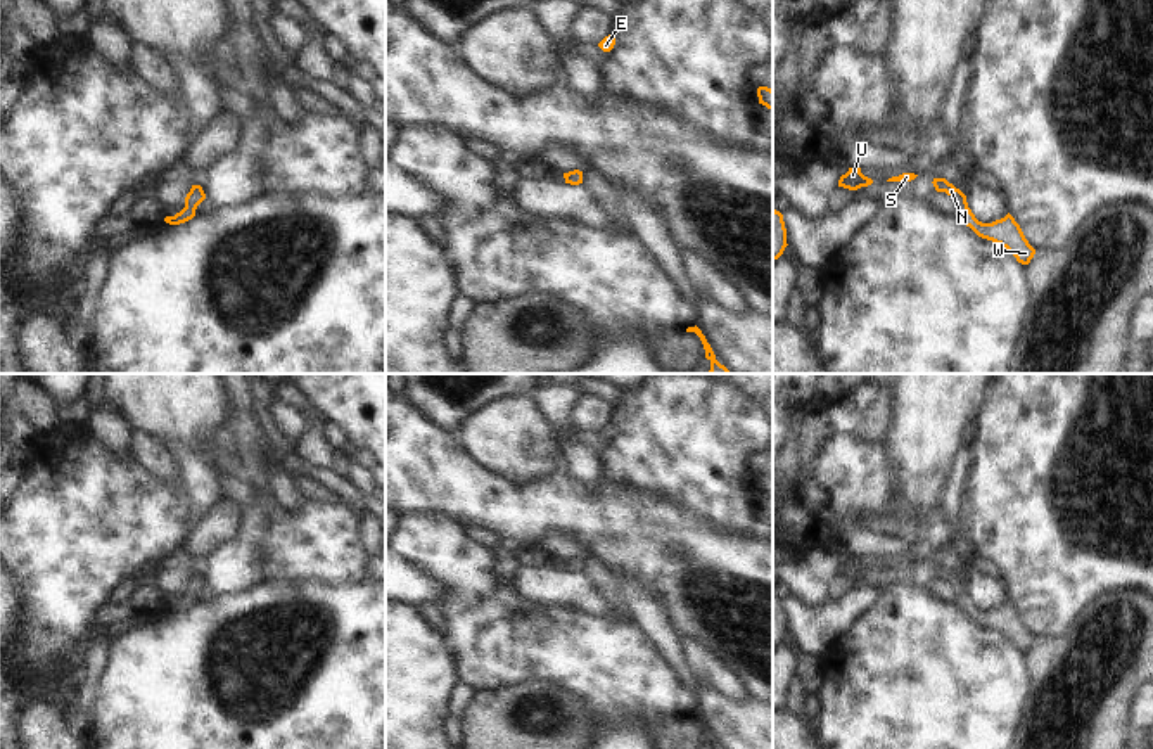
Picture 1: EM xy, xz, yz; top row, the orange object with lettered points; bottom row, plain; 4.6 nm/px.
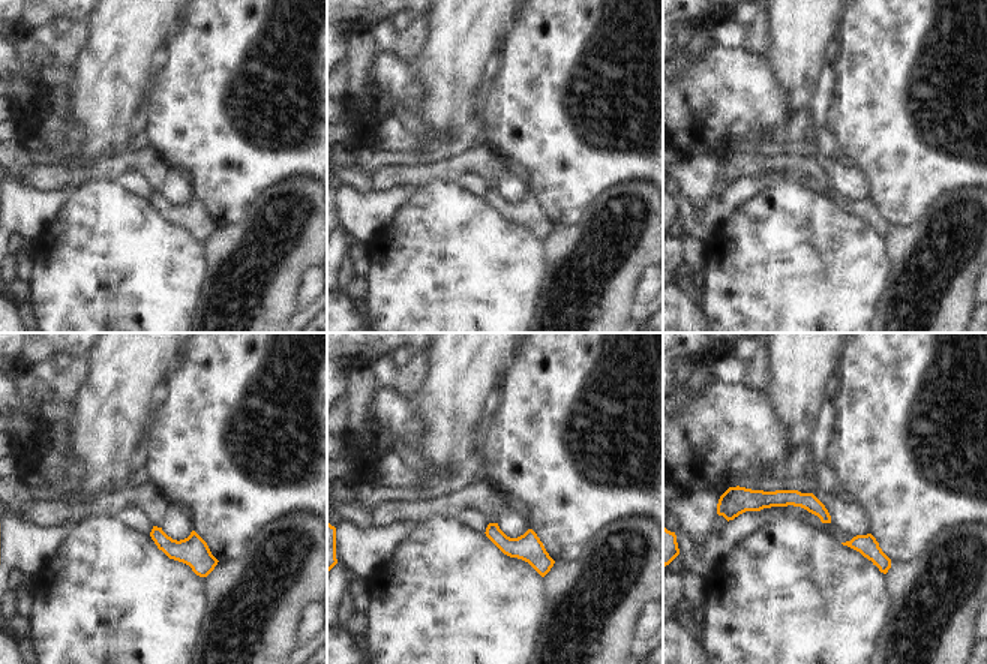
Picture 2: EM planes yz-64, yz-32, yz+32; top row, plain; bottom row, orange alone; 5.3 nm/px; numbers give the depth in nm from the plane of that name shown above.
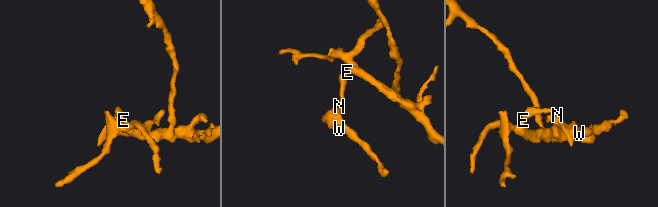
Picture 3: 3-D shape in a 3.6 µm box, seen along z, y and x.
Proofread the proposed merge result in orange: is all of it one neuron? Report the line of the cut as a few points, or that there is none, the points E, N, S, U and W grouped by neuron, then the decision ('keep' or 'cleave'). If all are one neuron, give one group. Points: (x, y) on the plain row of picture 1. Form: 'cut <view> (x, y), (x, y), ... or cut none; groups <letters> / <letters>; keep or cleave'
cut none; groups E N S U W; keep

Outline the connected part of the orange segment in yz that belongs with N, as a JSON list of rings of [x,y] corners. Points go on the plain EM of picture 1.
[[[933,566],[933,574],[937,579],[946,579],[956,592],[956,605],[970,614],[978,624],[992,628],[1006,635],[1018,650],[1029,652],[1035,642],[1035,637],[1025,626],[1020,612],[1008,600],[1004,605],[992,611],[982,611],[975,605],[968,595],[966,583],[949,571],[946,566]]]

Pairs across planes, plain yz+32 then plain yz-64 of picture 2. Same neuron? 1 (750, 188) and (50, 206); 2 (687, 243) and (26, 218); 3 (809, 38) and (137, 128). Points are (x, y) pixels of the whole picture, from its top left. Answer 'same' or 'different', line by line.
1: same
2: different
3: different

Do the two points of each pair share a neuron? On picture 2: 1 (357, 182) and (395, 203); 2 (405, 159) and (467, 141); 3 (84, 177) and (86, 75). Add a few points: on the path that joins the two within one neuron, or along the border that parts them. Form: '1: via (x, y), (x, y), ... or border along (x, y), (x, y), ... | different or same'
1: border along (342, 183), (360, 192), (372, 191) | different
2: via (420, 159), (452, 150) | same
3: border along (96, 162), (77, 167), (65, 165) | different

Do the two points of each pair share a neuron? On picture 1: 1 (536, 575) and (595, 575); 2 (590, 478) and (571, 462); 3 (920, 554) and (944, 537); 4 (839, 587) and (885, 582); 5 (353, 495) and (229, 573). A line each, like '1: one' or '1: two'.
1: two
2: one
3: one
4: one
5: one

